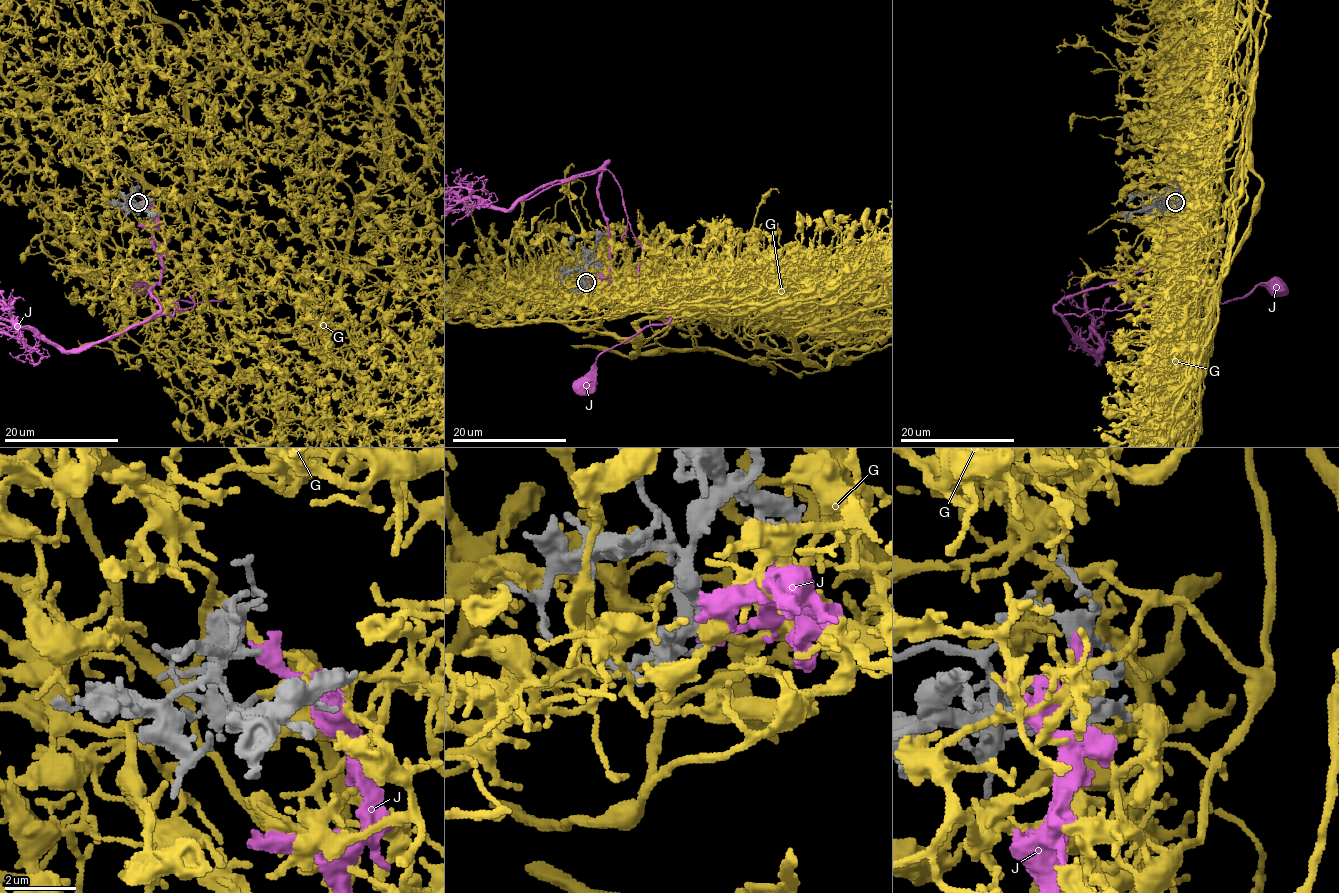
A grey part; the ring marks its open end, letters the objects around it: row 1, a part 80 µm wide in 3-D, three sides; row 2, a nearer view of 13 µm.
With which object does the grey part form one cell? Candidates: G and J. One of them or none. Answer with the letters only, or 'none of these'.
G

